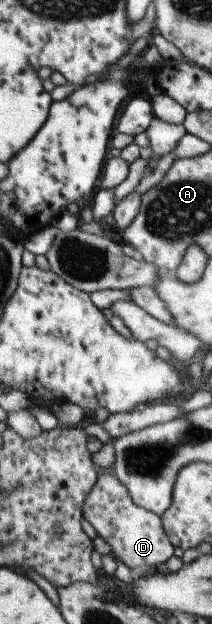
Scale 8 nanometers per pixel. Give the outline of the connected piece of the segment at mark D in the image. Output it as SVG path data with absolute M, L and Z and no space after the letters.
M113 474L97 476L81 506L81 517L93 526L96 536L111 548L111 554L119 562L131 570L133 577L163 567L167 558L173 554L173 547L163 530L160 516L135 506L125 486Z

